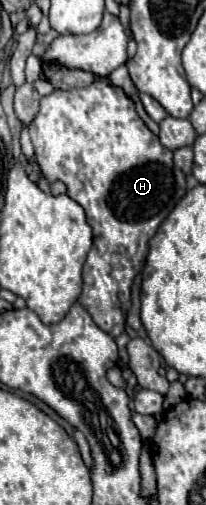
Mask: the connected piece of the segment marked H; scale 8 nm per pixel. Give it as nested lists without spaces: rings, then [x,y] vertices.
[[[96,77],[96,81],[84,89],[54,91],[52,95],[42,97],[40,111],[30,123],[30,137],[36,163],[40,165],[46,181],[50,185],[56,181],[66,185],[68,197],[84,207],[86,219],[94,231],[94,245],[84,263],[84,289],[78,297],[78,303],[90,313],[100,329],[112,337],[118,337],[126,327],[130,287],[146,263],[148,241],[154,237],[160,223],[168,217],[176,203],[184,197],[186,175],[174,167],[172,151],[166,149],[144,125],[134,109],[134,103],[124,95],[122,89],[112,87],[106,77]]]

